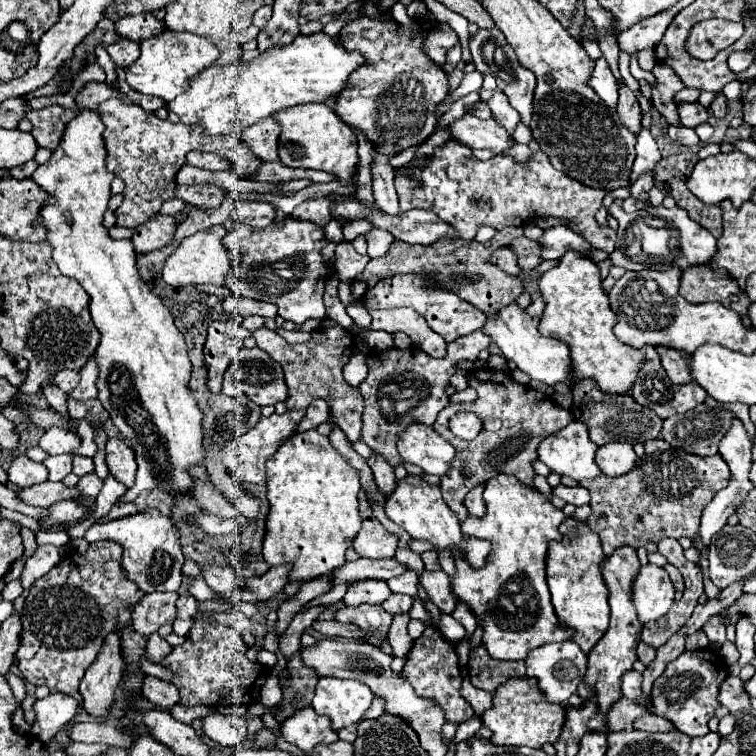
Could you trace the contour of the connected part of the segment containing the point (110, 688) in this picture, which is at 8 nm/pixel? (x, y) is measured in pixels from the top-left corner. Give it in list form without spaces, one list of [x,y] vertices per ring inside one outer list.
[[[113,631],[105,637],[101,653],[89,665],[79,685],[79,695],[83,697],[81,705],[89,715],[103,717],[109,713],[115,699],[113,693],[123,677],[123,667],[119,631]]]

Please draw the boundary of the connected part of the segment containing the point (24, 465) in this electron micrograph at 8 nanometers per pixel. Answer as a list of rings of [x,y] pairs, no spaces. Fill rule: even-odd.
[[[25,455],[15,457],[15,459],[11,461],[11,467],[9,467],[7,475],[9,475],[9,481],[15,483],[15,485],[21,487],[21,489],[47,481],[45,465],[43,465],[43,463],[35,463],[35,461],[27,459]]]

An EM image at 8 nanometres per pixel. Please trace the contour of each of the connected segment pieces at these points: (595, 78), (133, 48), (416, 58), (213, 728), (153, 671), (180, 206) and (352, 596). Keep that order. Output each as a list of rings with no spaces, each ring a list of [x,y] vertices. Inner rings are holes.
[[[601,57],[601,61],[595,63],[595,71],[589,79],[589,87],[595,89],[595,93],[599,93],[599,97],[615,109],[617,105],[617,81],[607,65],[607,61]]]
[[[125,37],[117,39],[115,43],[107,45],[105,49],[117,67],[127,67],[127,65],[135,63],[137,55],[139,55],[139,43],[129,43],[129,39],[125,39]]]
[[[359,17],[349,25],[345,25],[339,35],[345,49],[361,51],[361,55],[369,59],[369,67],[361,67],[361,71],[353,75],[353,87],[349,87],[345,95],[339,95],[333,105],[333,111],[341,117],[341,121],[347,123],[349,127],[359,129],[373,147],[379,147],[383,155],[391,155],[391,157],[399,155],[409,147],[421,145],[425,139],[429,139],[429,135],[435,131],[437,125],[435,109],[445,99],[445,91],[449,91],[449,81],[447,81],[447,73],[441,71],[441,67],[437,67],[421,51],[421,39],[425,37],[425,31],[421,31],[415,39],[409,39],[409,29],[393,19],[375,21],[375,19]]]
[[[211,713],[203,719],[203,731],[209,739],[225,747],[239,747],[247,741],[247,721],[237,715]]]
[[[145,653],[141,655],[139,665],[141,665],[141,669],[143,669],[147,675],[151,675],[151,677],[159,677],[159,679],[165,679],[165,681],[171,681],[171,679],[173,679],[173,675],[171,675],[169,669],[165,669],[165,667],[149,661],[149,659],[145,657]]]
[[[173,197],[173,199],[169,199],[169,201],[163,203],[161,213],[163,213],[163,215],[177,215],[177,213],[183,211],[183,209],[185,209],[185,201],[179,199],[179,197]]]
[[[365,579],[349,587],[343,603],[351,607],[357,607],[361,603],[383,603],[385,599],[389,599],[389,595],[391,595],[391,589],[387,587],[385,581]]]

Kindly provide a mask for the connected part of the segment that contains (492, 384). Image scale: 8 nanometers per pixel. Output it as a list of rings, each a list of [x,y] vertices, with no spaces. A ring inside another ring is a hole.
[[[477,369],[469,373],[472,375],[469,375],[467,385],[479,393],[479,399],[475,403],[449,403],[433,423],[433,429],[439,435],[443,435],[457,451],[451,469],[441,477],[441,491],[445,503],[449,505],[449,509],[453,509],[453,513],[457,513],[461,521],[465,511],[463,507],[465,495],[475,485],[485,485],[491,477],[499,475],[501,469],[507,475],[515,475],[527,487],[533,487],[533,477],[535,477],[533,461],[537,461],[537,445],[545,437],[561,431],[565,425],[573,421],[571,413],[559,407],[555,401],[551,401],[551,397],[547,397],[545,393],[535,391],[529,385],[513,383],[513,379],[507,375],[497,375],[505,371]],[[459,411],[471,411],[483,421],[483,429],[473,441],[463,441],[455,437],[447,427],[451,415]]]

